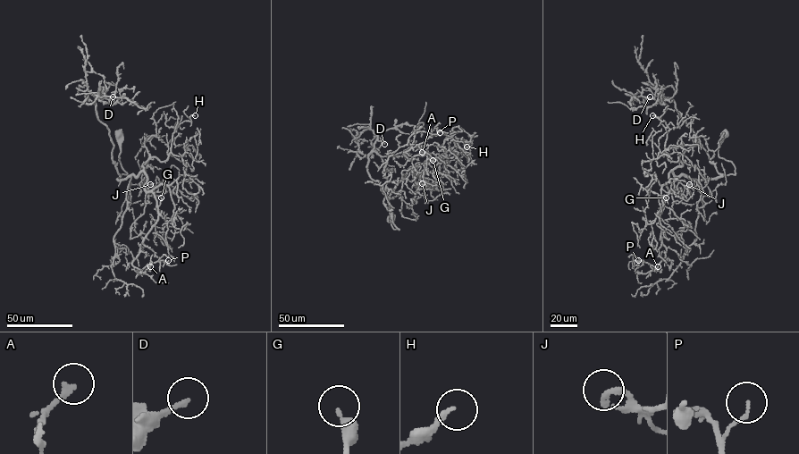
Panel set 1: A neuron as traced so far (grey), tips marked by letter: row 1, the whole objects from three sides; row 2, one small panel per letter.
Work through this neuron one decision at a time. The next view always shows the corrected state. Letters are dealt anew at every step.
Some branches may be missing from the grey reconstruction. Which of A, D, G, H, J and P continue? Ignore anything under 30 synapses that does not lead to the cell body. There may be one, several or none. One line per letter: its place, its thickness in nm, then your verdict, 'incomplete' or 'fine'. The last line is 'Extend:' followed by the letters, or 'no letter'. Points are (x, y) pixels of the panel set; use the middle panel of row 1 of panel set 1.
A: (422, 152) | 190 nm | fine
D: (384, 144) | 200 nm | fine
G: (433, 160) | 320 nm | fine
H: (466, 147) | 190 nm | fine
J: (422, 183) | 200 nm | fine
P: (440, 132) | 110 nm | fine
Extend: no letter

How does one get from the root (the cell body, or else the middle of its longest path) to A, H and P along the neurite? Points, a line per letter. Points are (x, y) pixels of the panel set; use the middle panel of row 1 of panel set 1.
A: (390, 217), (399, 230), (389, 196), (430, 155), (411, 160), (404, 153), (416, 145), (422, 152)
H: (390, 217), (399, 230), (389, 197), (407, 171), (430, 172), (466, 147)
P: (390, 217), (392, 212), (391, 225), (399, 230), (389, 196), (430, 155), (411, 160), (404, 153), (440, 132)

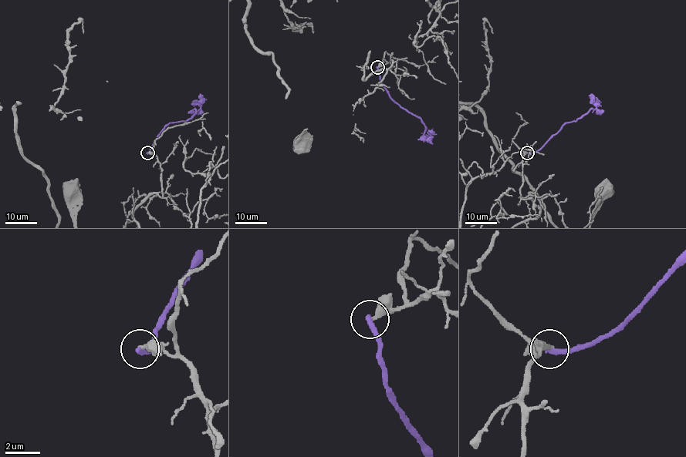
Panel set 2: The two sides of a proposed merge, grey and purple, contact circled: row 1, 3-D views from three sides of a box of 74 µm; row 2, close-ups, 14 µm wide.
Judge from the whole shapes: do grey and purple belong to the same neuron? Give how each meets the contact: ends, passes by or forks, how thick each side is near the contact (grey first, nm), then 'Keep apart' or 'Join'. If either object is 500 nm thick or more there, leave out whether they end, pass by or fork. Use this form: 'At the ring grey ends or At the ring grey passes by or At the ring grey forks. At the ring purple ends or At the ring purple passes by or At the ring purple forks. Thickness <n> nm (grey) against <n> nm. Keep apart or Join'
At the ring grey ends. At the ring purple ends. Thickness 320 nm (grey) against 320 nm. Keep apart

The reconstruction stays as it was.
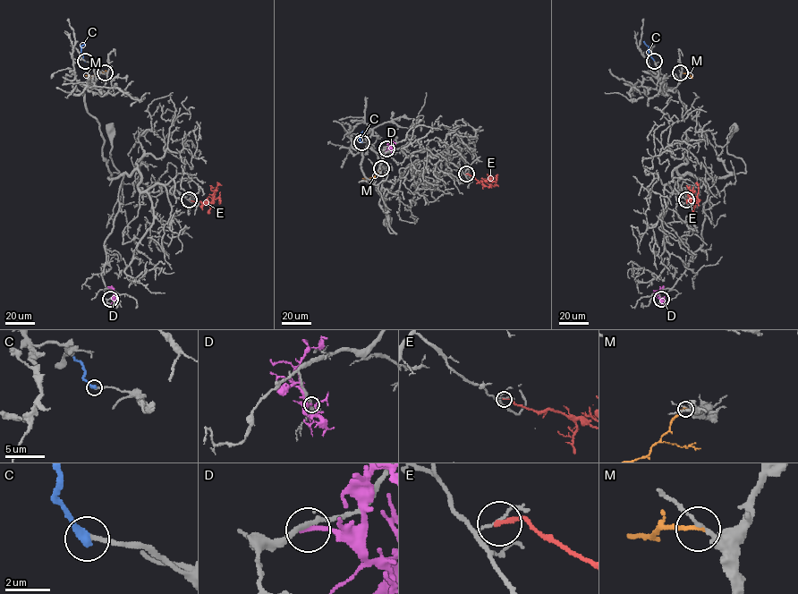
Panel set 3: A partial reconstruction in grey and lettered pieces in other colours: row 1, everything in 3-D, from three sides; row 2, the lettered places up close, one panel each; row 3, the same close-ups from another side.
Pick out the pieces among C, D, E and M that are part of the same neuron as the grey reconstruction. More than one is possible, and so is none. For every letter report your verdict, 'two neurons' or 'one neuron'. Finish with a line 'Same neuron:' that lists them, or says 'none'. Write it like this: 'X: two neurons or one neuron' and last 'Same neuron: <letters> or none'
C: two neurons
D: two neurons
E: two neurons
M: two neurons
Same neuron: none

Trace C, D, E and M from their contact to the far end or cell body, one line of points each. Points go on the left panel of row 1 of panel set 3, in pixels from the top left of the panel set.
C: (85, 61), (80, 46), (85, 41)
D: (110, 299), (114, 298), (114, 291), (107, 286)
E: (189, 199), (210, 204), (215, 191), (210, 185)
M: (105, 72), (85, 75)

